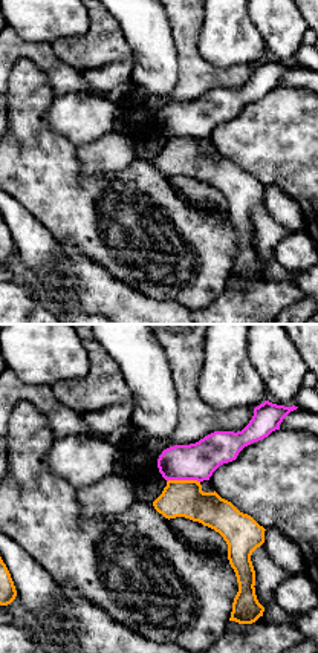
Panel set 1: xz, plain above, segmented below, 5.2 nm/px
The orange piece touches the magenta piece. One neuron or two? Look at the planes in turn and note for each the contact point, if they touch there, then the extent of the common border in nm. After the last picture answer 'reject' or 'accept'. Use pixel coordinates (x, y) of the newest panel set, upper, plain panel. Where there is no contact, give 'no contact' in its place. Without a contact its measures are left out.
meets orange at (182, 138); contact 180 nm long

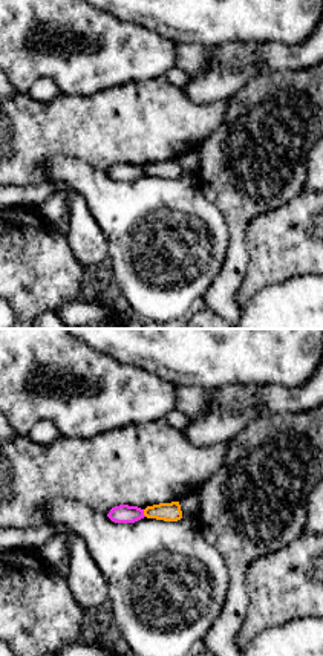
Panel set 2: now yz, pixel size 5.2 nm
meets orange at (144, 170); contact 40 nm long

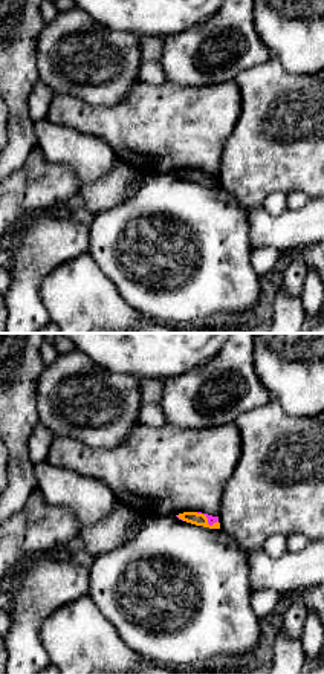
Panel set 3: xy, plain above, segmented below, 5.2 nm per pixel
meets orange at (207, 178); contact 130 nm long

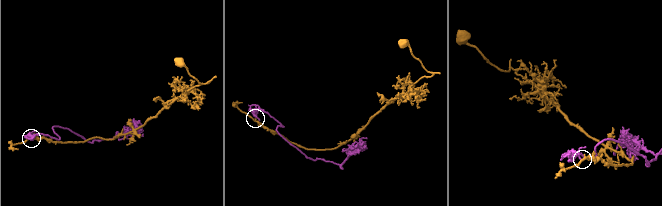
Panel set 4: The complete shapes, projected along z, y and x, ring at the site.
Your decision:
reject

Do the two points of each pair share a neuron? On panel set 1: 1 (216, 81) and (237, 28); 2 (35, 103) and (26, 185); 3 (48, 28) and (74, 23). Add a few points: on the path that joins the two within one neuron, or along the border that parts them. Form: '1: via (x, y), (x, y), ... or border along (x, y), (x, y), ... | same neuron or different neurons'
1: border along (197, 40), (197, 49), (214, 66), (253, 66) | different neurons
2: via (29, 123), (29, 165) | same neuron
3: via (54, 23), (68, 23) | same neuron

